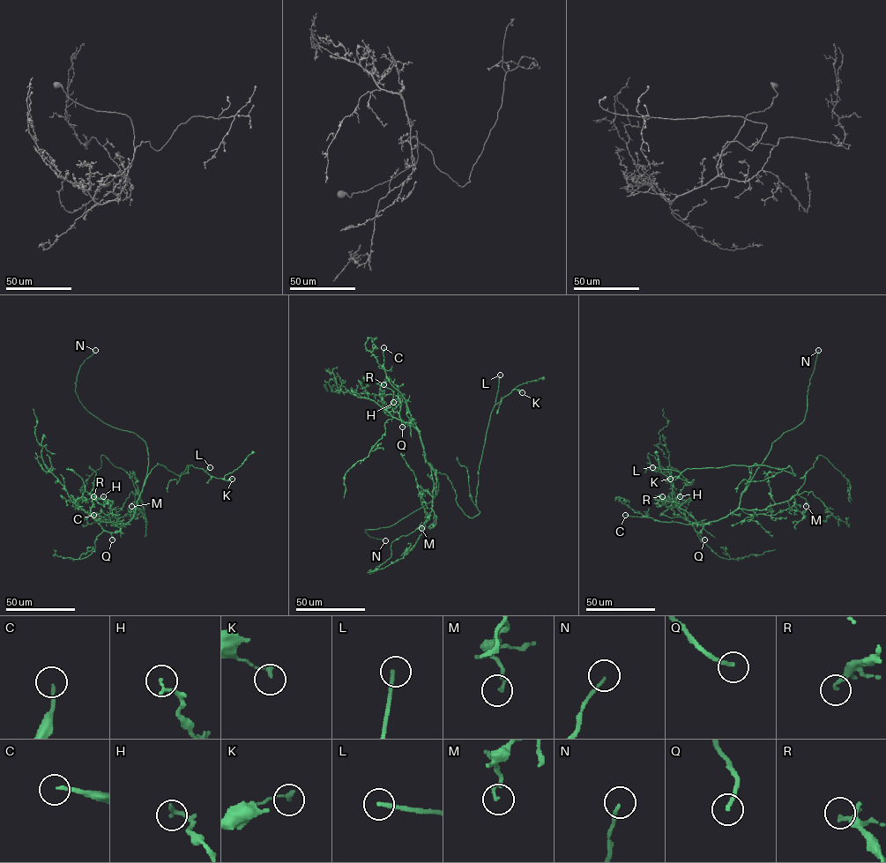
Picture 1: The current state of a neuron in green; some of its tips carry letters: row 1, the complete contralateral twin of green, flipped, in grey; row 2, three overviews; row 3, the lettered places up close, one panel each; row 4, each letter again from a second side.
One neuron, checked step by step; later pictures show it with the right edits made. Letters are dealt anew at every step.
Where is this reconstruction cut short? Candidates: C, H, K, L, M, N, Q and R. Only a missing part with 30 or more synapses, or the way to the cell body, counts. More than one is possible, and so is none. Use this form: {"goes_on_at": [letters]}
{"goes_on_at": ["C", "L", "N", "Q"]}

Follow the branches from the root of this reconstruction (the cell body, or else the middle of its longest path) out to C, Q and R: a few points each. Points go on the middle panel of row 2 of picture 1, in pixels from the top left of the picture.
C: (437, 472), (426, 459), (419, 431), (405, 399), (386, 376), (383, 347)
Q: (437, 472), (426, 459), (419, 432), (401, 420), (402, 427)
R: (437, 472), (426, 459), (419, 432), (399, 416), (400, 400), (398, 387), (390, 379), (383, 384)

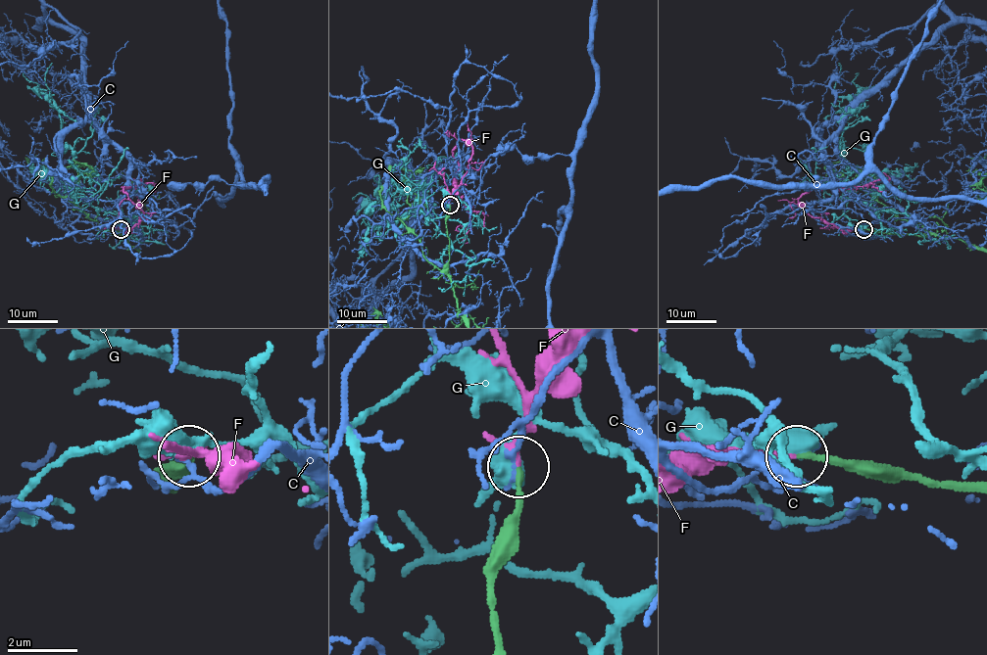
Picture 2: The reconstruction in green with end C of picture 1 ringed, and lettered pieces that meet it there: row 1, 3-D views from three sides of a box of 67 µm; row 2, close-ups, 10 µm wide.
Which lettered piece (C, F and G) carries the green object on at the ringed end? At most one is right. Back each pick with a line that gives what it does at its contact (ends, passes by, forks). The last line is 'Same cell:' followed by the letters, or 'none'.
F: it passes by
Same cell: F

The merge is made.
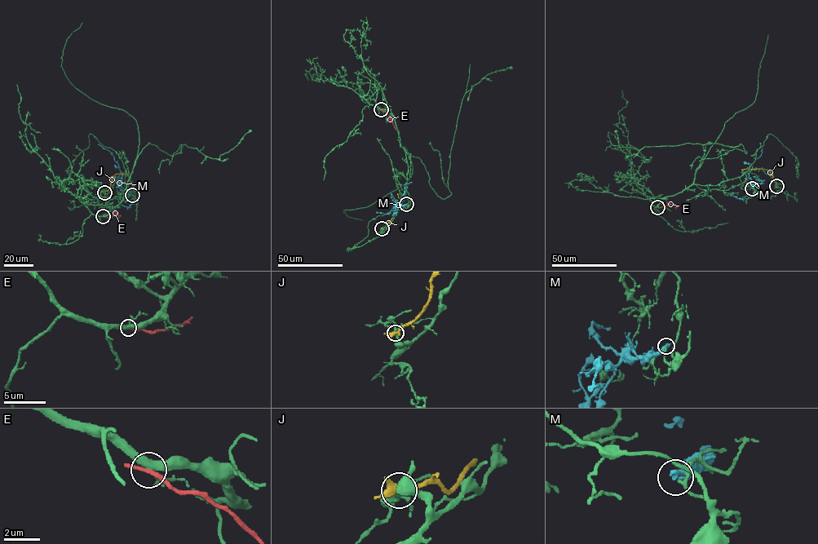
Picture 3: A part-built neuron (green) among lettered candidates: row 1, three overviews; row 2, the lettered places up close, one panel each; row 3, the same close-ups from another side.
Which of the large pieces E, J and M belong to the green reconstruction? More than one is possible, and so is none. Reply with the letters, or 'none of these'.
none of these

